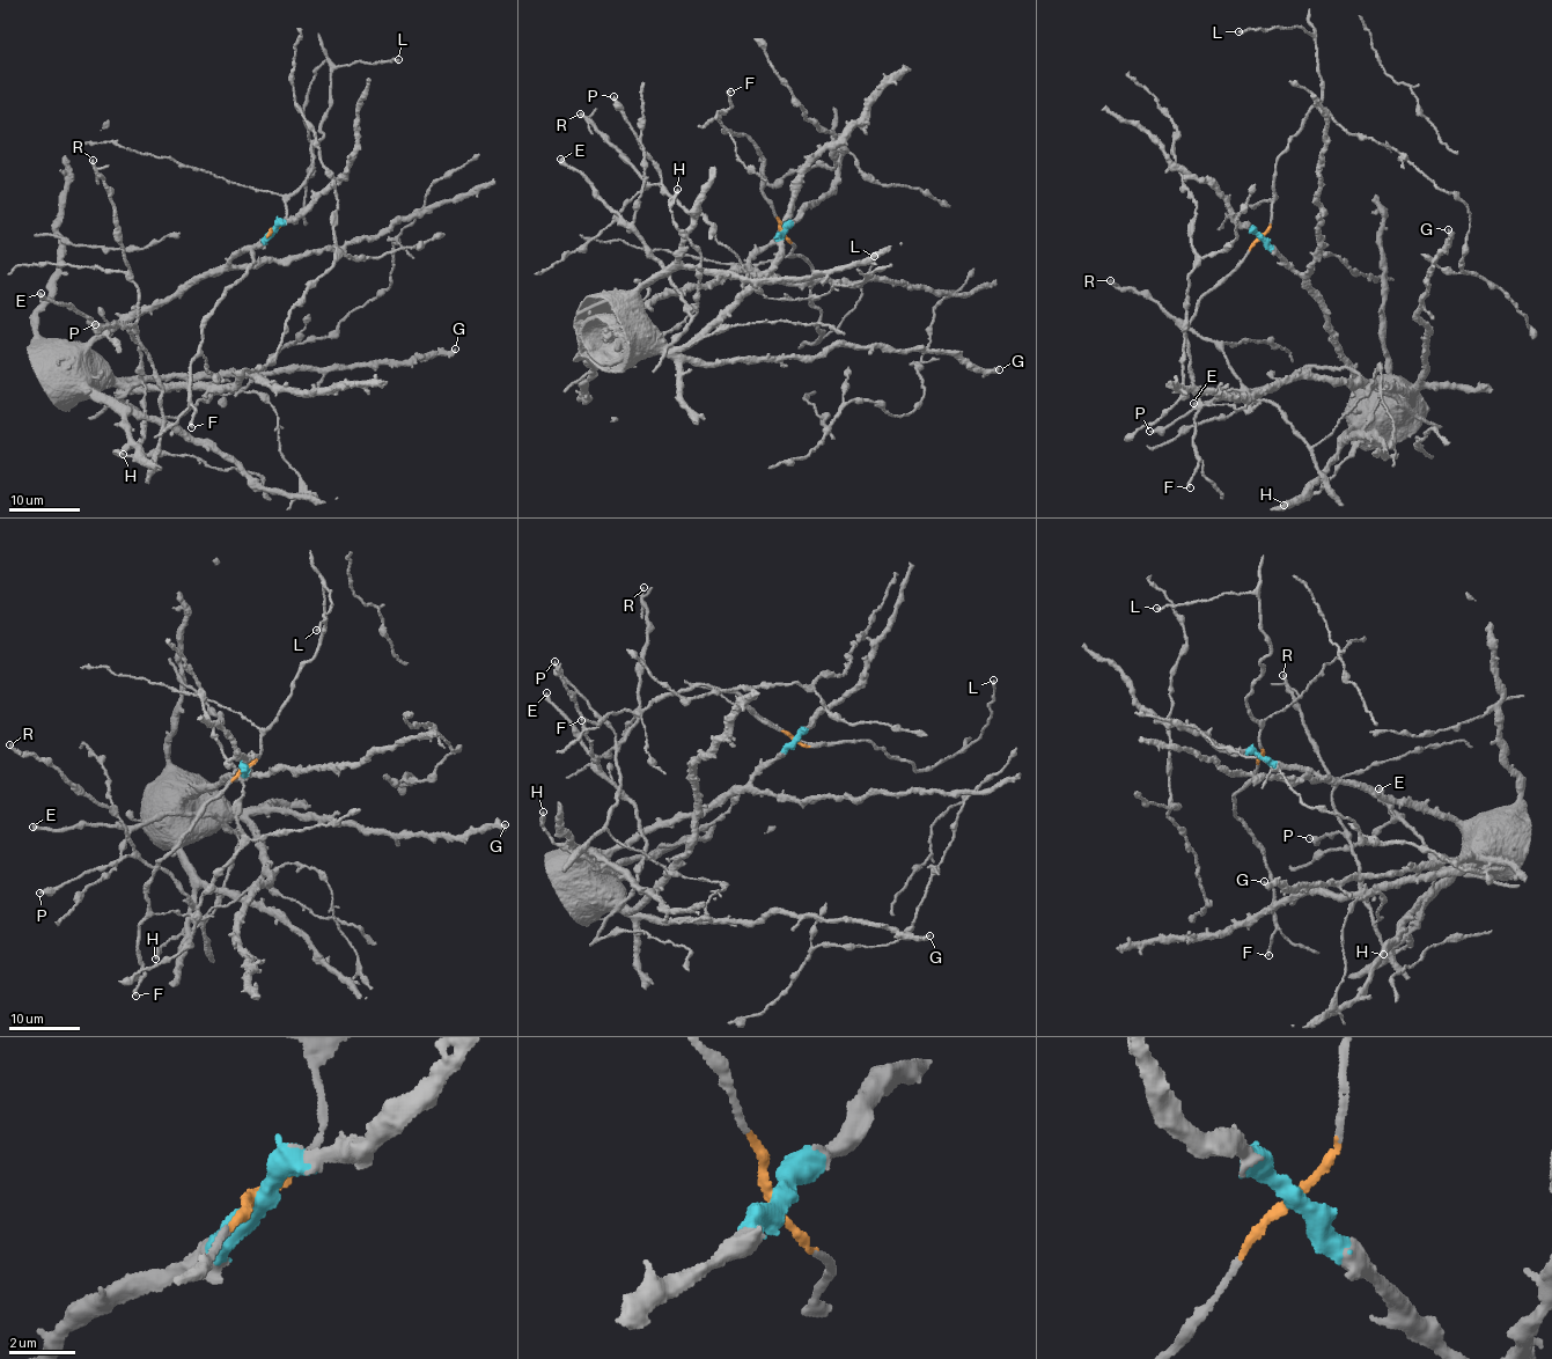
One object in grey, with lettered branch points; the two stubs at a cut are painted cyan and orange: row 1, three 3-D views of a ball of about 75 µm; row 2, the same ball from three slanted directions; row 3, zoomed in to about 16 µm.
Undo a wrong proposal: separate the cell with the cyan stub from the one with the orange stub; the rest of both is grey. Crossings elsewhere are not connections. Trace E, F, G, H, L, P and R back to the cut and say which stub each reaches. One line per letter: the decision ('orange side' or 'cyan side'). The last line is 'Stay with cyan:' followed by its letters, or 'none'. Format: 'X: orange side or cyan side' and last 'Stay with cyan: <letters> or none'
E: cyan side
F: orange side
G: cyan side
H: cyan side
L: orange side
P: cyan side
R: cyan side
Stay with cyan: E, G, H, P, R

